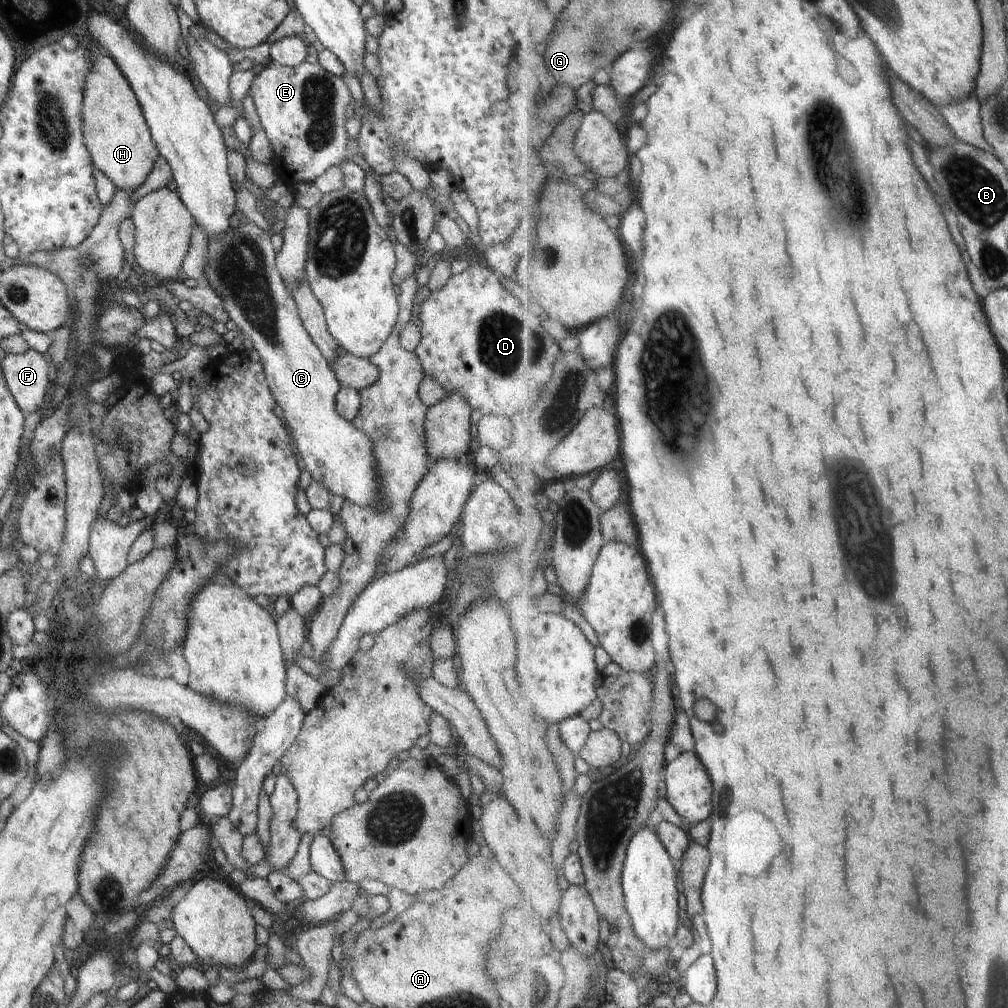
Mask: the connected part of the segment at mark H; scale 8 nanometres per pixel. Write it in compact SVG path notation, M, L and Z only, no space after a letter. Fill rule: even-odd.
M97 51L89 54L91 67L85 76L81 104L82 132L91 162L117 186L133 192L146 180L159 157L143 109L126 77L113 61Z

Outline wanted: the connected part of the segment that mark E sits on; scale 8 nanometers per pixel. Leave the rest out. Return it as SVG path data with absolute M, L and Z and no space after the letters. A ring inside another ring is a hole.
M273 61L254 77L249 92L272 145L272 166L291 191L295 192L300 182L313 182L332 165L350 158L344 125L346 108L353 98L342 77L307 61L297 67Z

